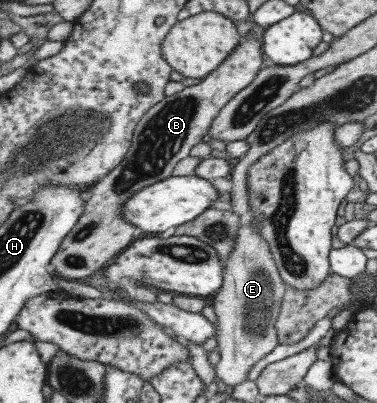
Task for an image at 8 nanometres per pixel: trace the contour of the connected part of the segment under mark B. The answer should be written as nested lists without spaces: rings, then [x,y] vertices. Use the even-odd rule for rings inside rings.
[[[253,29],[250,30],[248,36],[242,37],[237,43],[237,46],[226,56],[226,59],[214,71],[203,77],[202,80],[192,86],[183,88],[180,92],[170,96],[164,96],[164,99],[158,103],[152,104],[148,111],[140,117],[138,123],[134,126],[131,135],[131,142],[125,157],[121,163],[110,170],[106,175],[103,175],[98,181],[90,185],[83,214],[77,219],[77,222],[70,228],[69,233],[65,235],[58,246],[58,251],[52,256],[49,263],[49,271],[56,273],[58,277],[67,280],[77,280],[82,277],[88,277],[94,272],[99,272],[107,264],[112,261],[125,247],[134,239],[135,227],[123,220],[121,214],[122,204],[140,191],[143,187],[162,181],[171,176],[172,170],[177,161],[184,159],[190,153],[190,149],[200,142],[204,135],[209,133],[209,127],[221,107],[238,93],[243,87],[249,85],[258,73],[258,70],[263,67],[261,43],[257,38],[253,37]]]

